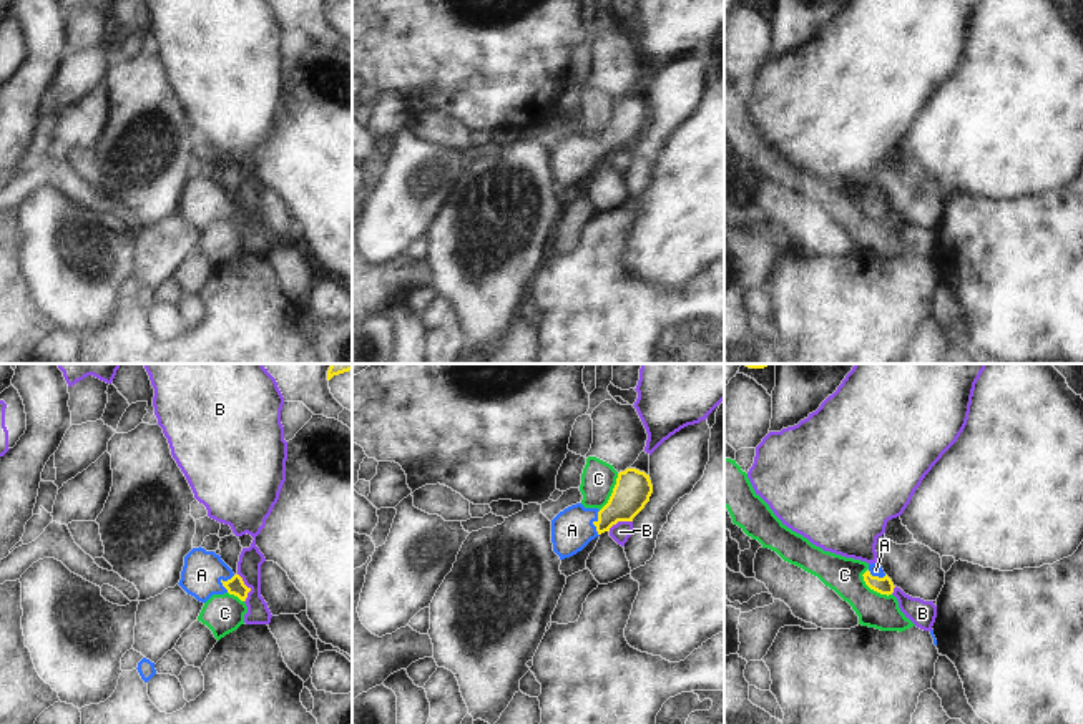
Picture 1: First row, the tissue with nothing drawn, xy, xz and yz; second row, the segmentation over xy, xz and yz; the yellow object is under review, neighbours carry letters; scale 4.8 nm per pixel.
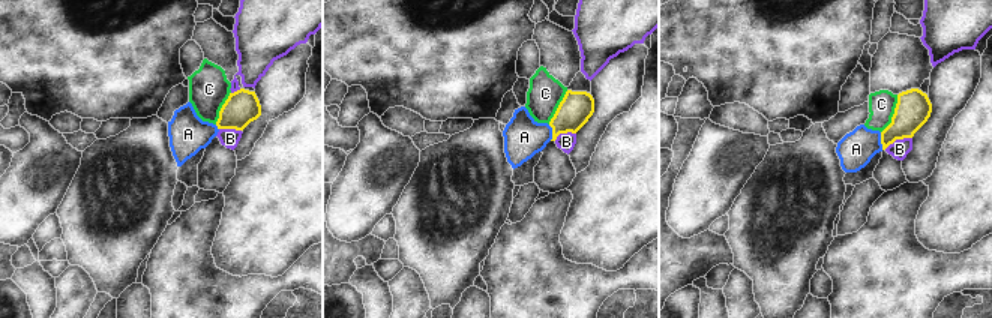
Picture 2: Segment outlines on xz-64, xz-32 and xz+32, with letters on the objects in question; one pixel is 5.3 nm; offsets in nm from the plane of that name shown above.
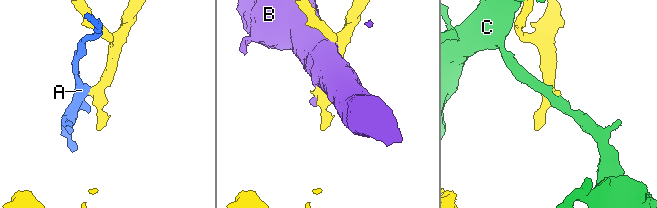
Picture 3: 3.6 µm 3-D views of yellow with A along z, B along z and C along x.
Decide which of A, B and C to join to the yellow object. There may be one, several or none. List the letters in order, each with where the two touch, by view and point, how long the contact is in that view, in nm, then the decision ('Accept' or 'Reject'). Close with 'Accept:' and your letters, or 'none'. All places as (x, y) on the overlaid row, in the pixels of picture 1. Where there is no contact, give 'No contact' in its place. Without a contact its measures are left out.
A: Touches yellow at xz (593, 523). Shared border 130 nm. Accept
B: Touches yellow at xy (248, 588). Shared border 150 nm. Reject
C: Touches yellow at yz (874, 590). Shared border 180 nm. Reject
Accept: A.

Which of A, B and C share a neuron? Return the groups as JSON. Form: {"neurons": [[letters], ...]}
{"neurons": [["A"], ["B"], ["C"]]}

